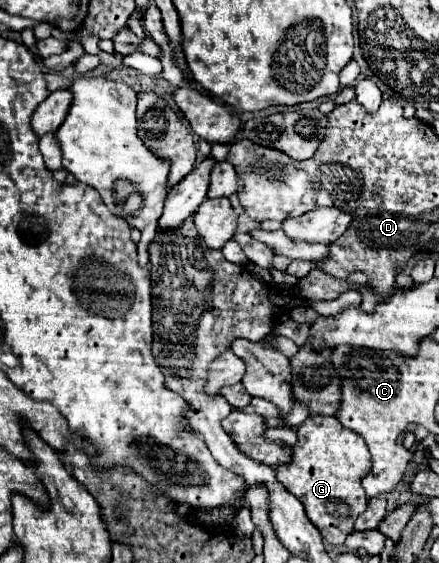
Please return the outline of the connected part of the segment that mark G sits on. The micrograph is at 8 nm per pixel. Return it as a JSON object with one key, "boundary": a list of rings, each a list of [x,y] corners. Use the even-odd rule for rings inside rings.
{"boundary":[[[307,417],[297,427],[297,437],[293,461],[276,469],[277,481],[303,503],[307,517],[327,543],[343,545],[345,537],[353,531],[357,515],[363,513],[367,505],[361,477],[367,475],[371,467],[371,453],[365,441],[351,429],[345,429],[337,417]]]}

